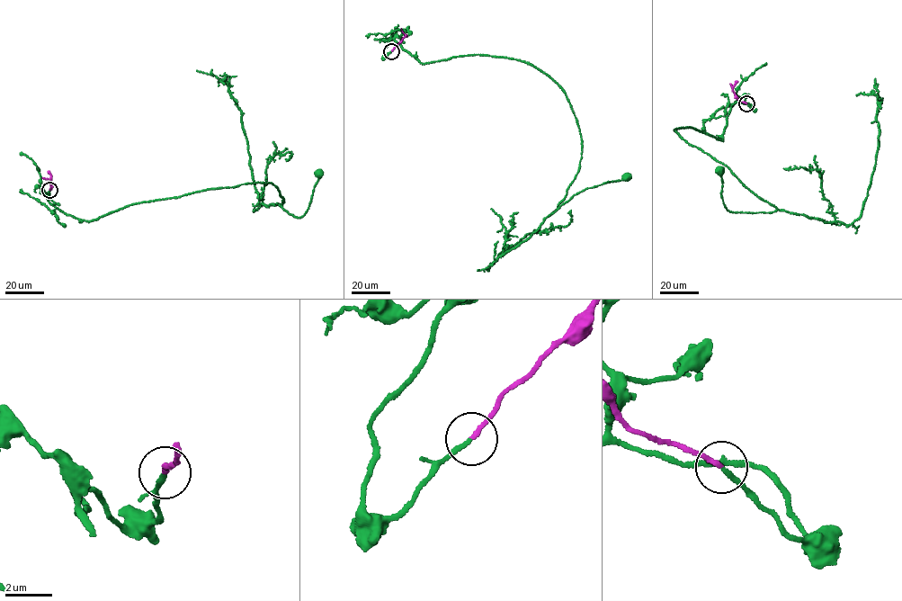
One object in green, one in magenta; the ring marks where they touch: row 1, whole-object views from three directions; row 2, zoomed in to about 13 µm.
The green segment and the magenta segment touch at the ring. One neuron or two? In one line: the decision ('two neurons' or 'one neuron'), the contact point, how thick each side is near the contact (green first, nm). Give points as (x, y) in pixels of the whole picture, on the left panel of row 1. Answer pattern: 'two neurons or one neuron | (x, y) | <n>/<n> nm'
one neuron | (49, 190) | 180/180 nm

